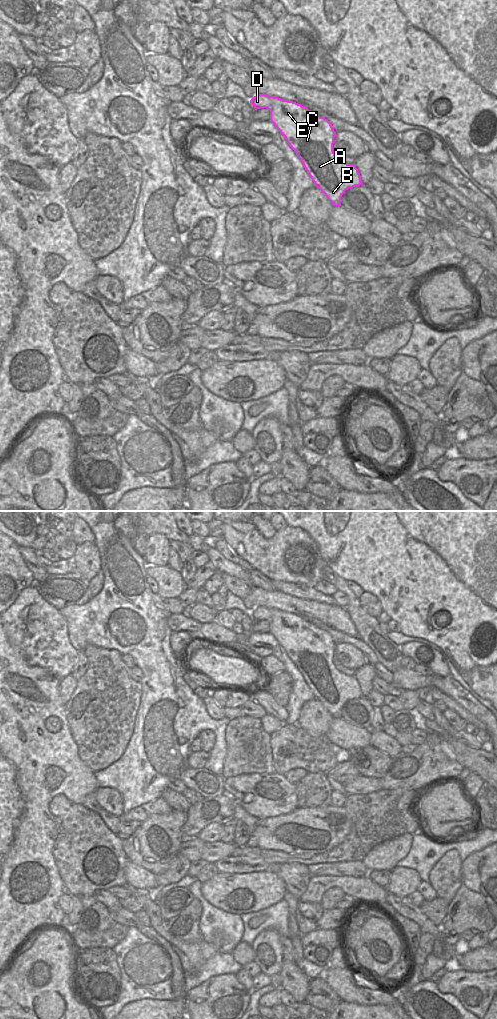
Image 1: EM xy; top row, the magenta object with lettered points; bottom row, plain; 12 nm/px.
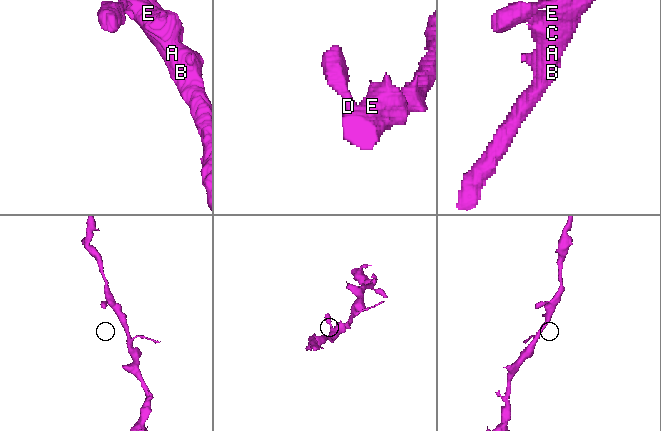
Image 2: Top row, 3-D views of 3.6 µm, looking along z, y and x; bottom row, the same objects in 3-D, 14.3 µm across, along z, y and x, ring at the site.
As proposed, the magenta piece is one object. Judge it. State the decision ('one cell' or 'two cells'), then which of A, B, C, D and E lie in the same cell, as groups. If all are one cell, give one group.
one cell; groups A B C D E

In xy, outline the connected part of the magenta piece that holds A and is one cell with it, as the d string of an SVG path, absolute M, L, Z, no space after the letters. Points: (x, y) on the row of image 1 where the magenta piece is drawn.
M267 94L254 96L250 103L255 110L267 108L270 111L269 121L285 137L287 143L294 150L314 182L314 186L325 194L333 206L341 206L341 197L346 190L362 185L361 177L355 164L347 164L336 157L333 151L336 132L327 119L313 113L306 106Z

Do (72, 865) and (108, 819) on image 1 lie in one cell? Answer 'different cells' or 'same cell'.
different cells

